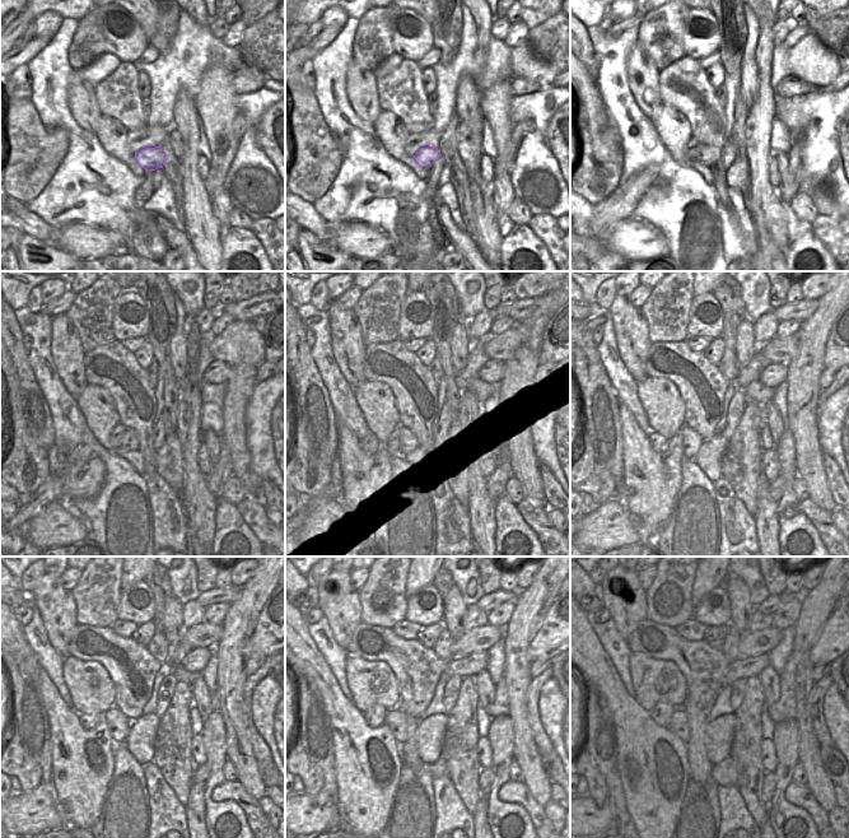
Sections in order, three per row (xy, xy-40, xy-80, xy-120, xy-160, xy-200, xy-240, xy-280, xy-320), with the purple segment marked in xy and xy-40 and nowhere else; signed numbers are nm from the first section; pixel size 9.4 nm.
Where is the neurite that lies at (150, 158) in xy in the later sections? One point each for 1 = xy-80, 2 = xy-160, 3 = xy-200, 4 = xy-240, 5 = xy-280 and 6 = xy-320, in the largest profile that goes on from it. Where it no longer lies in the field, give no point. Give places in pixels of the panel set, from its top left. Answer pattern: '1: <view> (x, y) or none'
1: xy-80 (708, 156)
2: xy-160 (409, 443)
3: xy-200 (691, 440)
4: xy-240 (119, 725)
5: xy-280 (396, 720)
6: xy-320 (679, 724)

